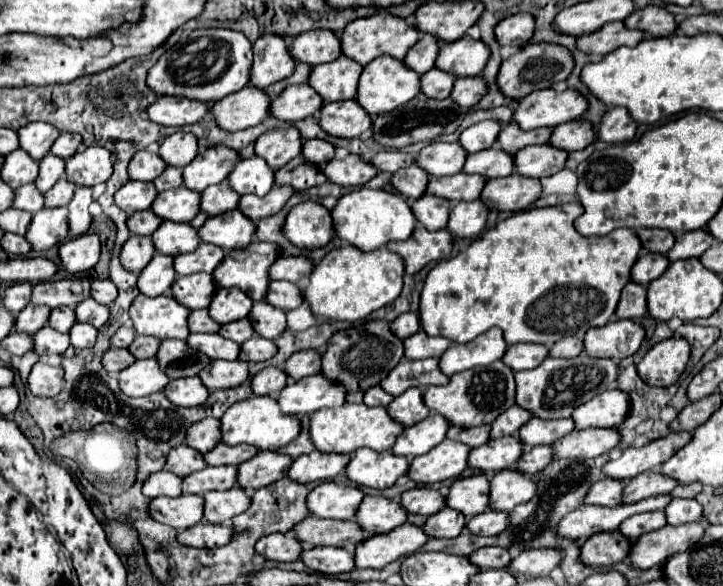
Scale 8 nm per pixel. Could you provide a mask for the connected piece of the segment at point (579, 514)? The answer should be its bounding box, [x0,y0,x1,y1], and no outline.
[555,495,671,543]

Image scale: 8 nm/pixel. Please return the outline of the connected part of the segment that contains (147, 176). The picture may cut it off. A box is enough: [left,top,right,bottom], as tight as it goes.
[129,151,167,181]

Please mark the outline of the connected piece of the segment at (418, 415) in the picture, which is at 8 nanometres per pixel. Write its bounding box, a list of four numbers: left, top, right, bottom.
[387,389,429,427]

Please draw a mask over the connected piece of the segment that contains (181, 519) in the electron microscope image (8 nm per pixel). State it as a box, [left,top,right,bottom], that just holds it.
[149,495,201,531]

